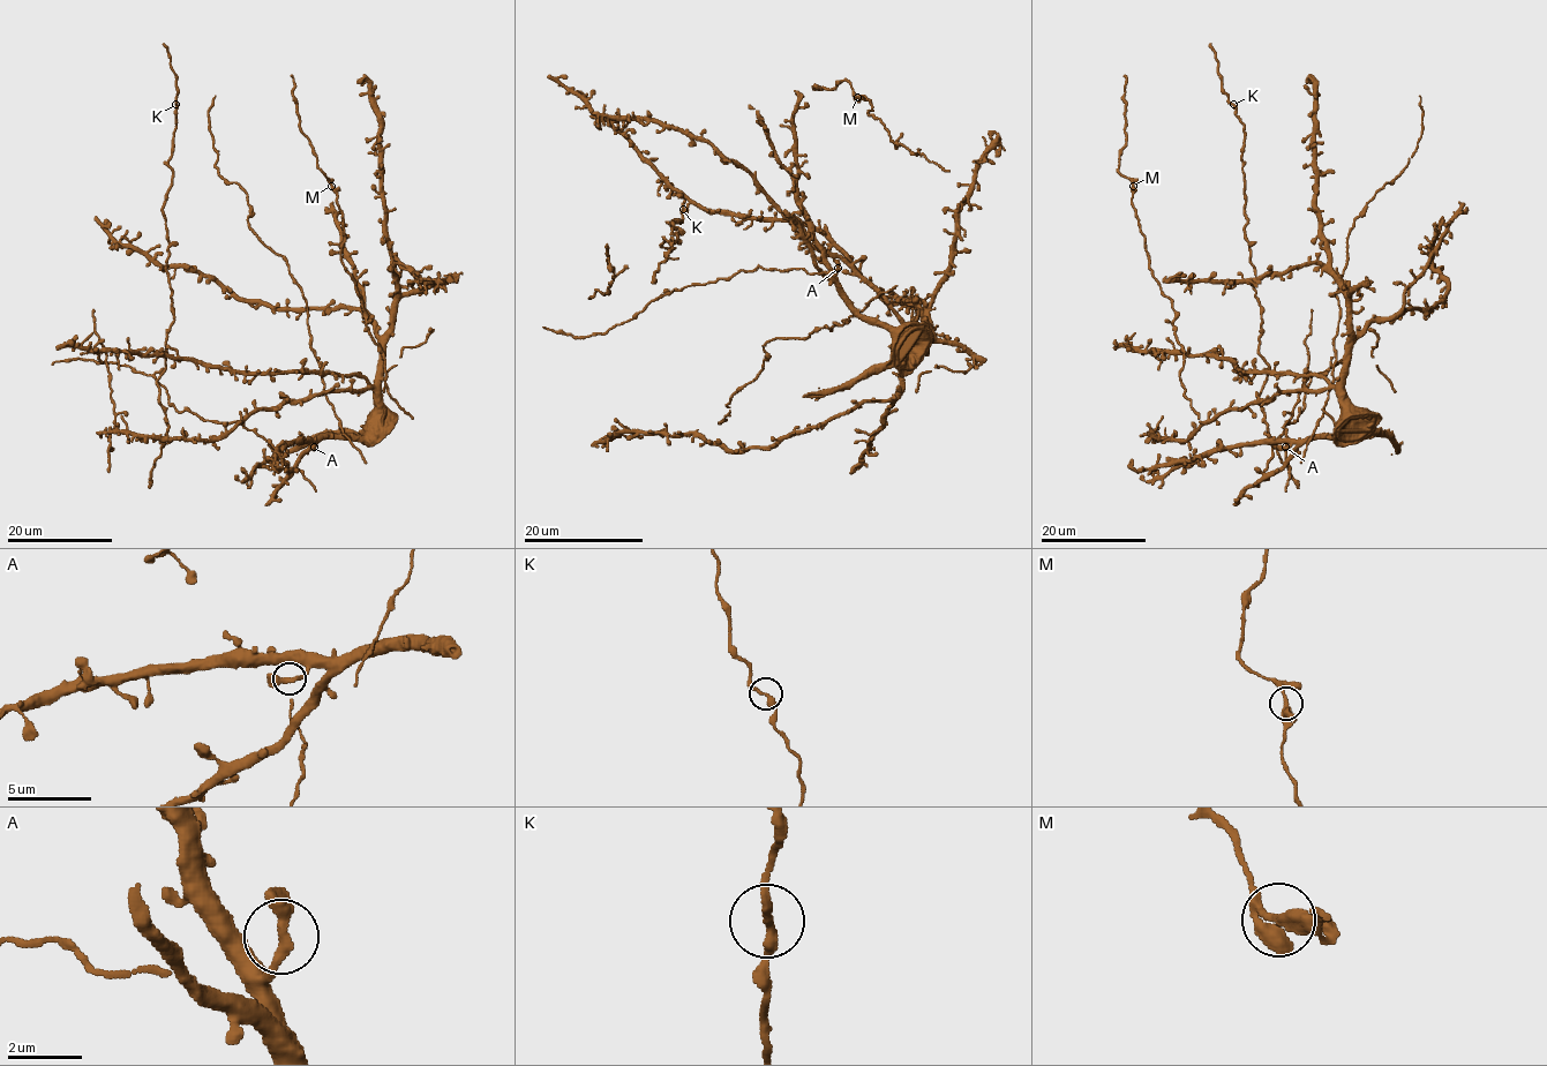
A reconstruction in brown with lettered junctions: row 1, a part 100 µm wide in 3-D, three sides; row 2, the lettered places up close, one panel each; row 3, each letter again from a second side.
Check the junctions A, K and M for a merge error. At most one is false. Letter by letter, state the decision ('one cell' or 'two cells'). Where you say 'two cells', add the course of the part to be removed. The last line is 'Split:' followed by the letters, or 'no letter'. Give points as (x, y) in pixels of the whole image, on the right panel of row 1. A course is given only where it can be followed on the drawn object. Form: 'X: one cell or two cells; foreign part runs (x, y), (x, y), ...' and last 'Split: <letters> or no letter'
A: one cell
K: one cell
M: one cell
Split: no letter

